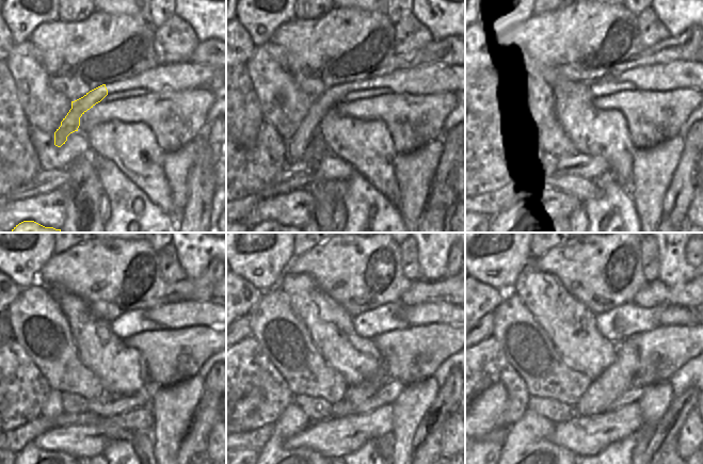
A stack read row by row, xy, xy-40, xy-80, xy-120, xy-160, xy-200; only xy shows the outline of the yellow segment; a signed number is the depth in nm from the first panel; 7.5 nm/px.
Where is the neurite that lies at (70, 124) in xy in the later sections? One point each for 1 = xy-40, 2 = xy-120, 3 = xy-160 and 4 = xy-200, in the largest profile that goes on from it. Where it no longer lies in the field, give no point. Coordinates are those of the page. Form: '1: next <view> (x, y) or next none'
1: next xy-40 (297, 145)
2: next xy-120 (53, 406)
3: next xy-160 (292, 420)
4: next xy-200 (528, 449)

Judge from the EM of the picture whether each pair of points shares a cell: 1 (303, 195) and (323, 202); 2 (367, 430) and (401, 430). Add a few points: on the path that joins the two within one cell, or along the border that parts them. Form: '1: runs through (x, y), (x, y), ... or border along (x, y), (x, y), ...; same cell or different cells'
1: border along (305, 188), (314, 198), (314, 210), (308, 221); different cells
2: border along (393, 405), (393, 430), (390, 433); different cells

